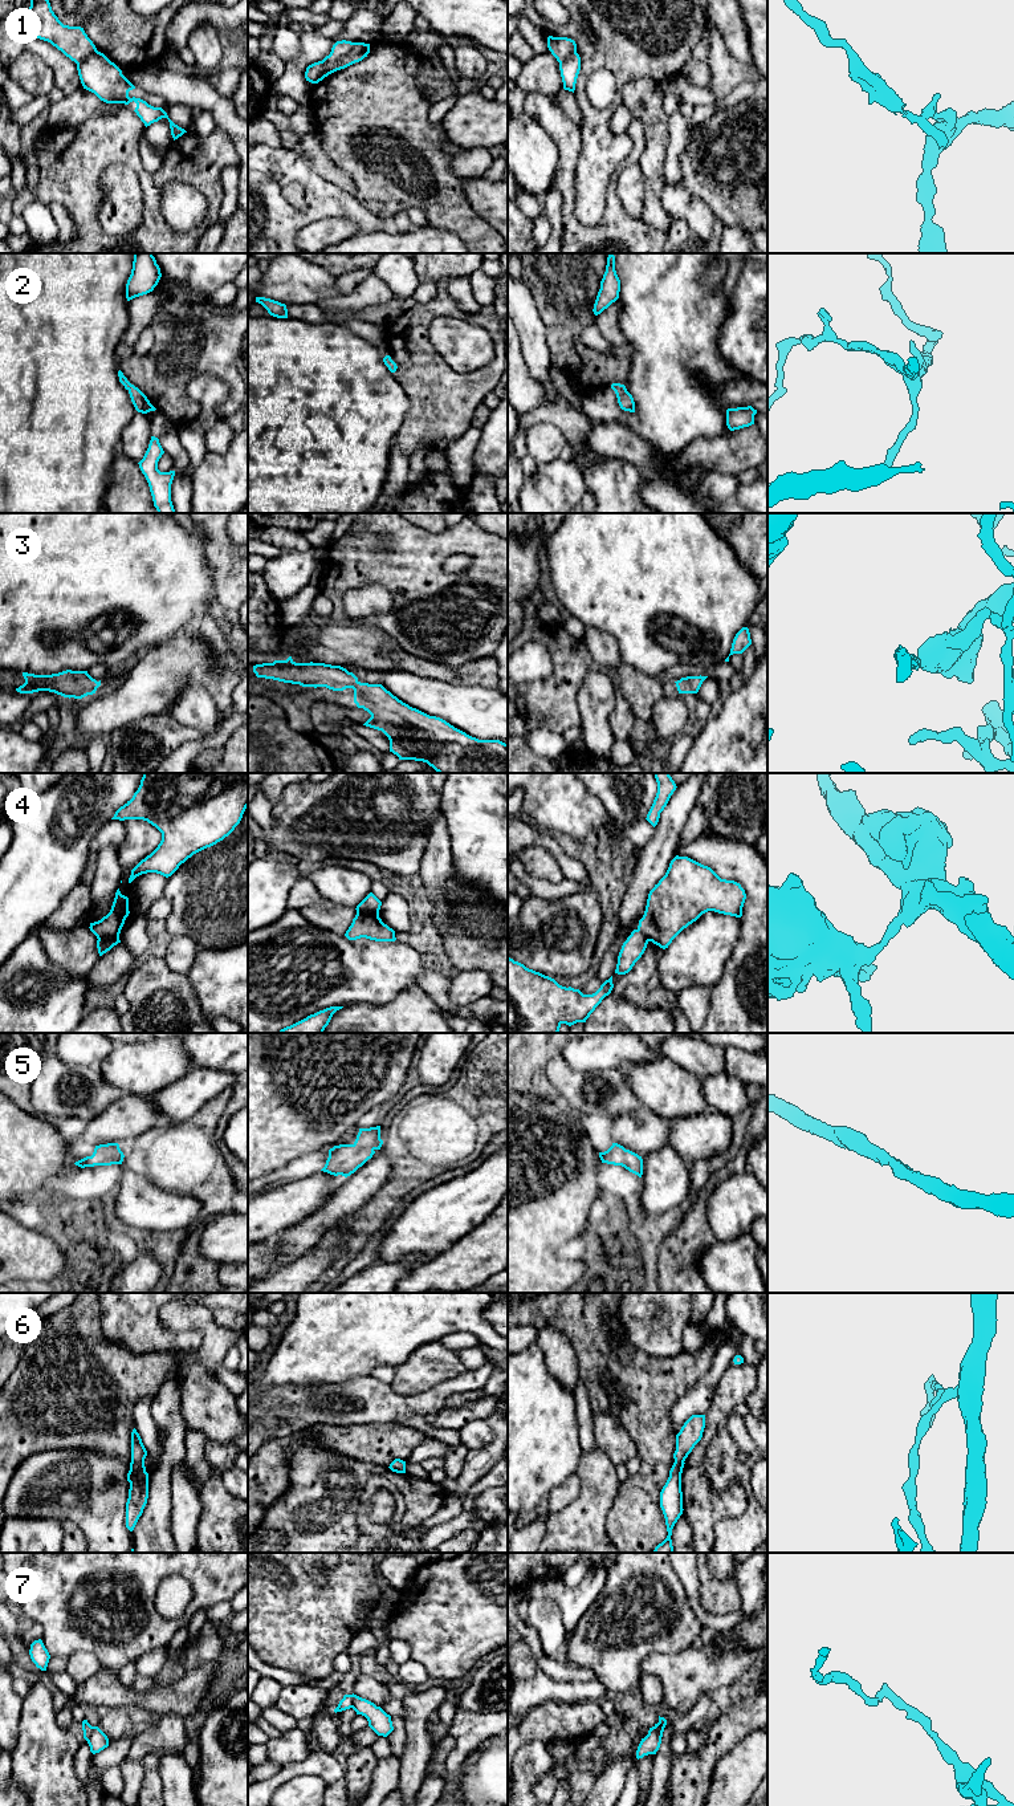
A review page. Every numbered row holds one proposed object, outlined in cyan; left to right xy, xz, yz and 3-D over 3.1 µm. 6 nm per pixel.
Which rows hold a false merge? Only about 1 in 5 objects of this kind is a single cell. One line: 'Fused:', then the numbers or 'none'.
Fused: 1, 2, 4, 6, 7

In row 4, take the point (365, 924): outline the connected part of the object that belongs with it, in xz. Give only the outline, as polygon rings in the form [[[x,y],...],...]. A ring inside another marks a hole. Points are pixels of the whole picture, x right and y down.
[[[357,911],[345,936],[349,940],[366,937],[375,941],[395,941],[395,931],[382,922],[376,912]]]

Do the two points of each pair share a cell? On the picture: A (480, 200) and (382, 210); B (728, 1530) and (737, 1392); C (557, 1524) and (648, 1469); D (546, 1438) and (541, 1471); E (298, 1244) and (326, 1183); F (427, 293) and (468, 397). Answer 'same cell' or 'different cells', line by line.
A: different cells
B: different cells
C: different cells
D: same cell
E: different cells
F: different cells

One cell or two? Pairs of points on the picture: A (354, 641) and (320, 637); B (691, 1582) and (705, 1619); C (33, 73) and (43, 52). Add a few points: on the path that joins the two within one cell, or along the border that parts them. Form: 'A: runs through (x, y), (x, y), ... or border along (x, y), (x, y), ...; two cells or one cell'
A: runs through (346, 641), (328, 641); one cell
B: runs through (692, 1591), (699, 1610); one cell
C: border along (25, 48), (51, 69), (56, 85); two cells

